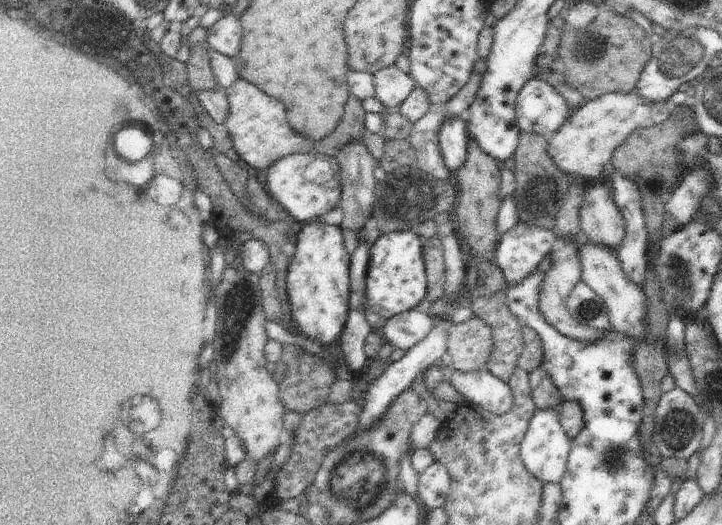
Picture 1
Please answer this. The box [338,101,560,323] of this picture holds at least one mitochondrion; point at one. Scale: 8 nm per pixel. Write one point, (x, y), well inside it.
(405, 198)

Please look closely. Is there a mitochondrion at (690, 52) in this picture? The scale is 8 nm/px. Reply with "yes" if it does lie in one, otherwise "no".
yes

